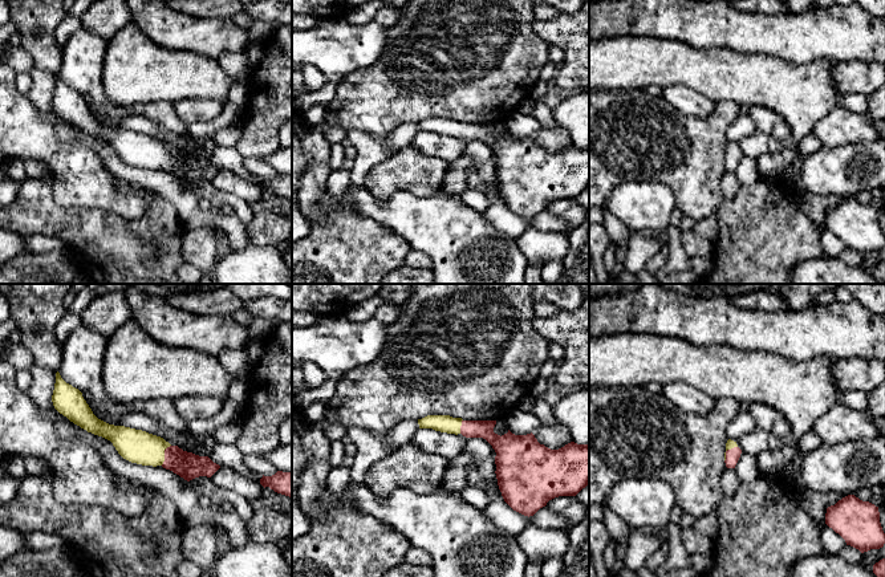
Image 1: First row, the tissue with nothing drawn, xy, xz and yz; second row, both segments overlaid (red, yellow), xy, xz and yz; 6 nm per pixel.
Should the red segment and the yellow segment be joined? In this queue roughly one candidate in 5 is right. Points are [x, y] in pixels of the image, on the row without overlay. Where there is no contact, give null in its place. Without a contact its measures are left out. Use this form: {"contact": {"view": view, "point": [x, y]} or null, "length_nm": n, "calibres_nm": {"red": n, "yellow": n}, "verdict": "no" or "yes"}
{"contact": {"view": "xy", "point": [165, 158]}, "length_nm": 140, "calibres_nm": {"red": 160, "yellow": 200}, "verdict": "yes"}

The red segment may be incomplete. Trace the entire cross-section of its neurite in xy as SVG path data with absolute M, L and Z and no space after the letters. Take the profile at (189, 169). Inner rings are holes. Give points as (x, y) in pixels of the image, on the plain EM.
M58 74L56 76L52 105L54 111L74 127L110 143L118 157L131 166L162 168L187 184L199 179L211 180L220 171L208 159L183 154L161 139L142 133L109 127L98 122L84 102L82 96L66 86Z

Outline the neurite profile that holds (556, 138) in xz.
M561 125L552 127L540 126L532 137L540 147L551 153L559 153L572 145L571 133Z

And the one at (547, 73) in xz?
M547 62L539 72L539 81L544 81L544 82L549 82L552 80L555 80L556 77L556 70L557 70L556 64L552 62Z

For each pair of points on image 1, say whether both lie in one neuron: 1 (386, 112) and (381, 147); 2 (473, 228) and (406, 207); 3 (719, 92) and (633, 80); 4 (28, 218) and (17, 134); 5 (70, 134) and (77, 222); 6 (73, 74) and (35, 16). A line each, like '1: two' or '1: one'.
1: two
2: one
3: one
4: two
5: two
6: two

